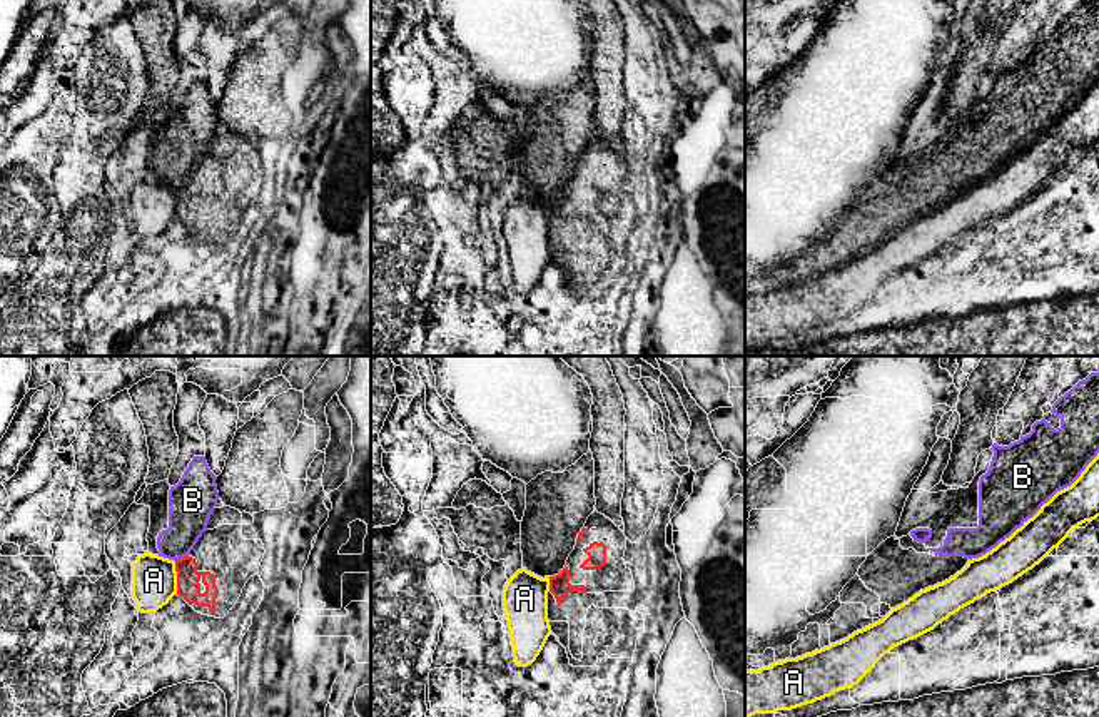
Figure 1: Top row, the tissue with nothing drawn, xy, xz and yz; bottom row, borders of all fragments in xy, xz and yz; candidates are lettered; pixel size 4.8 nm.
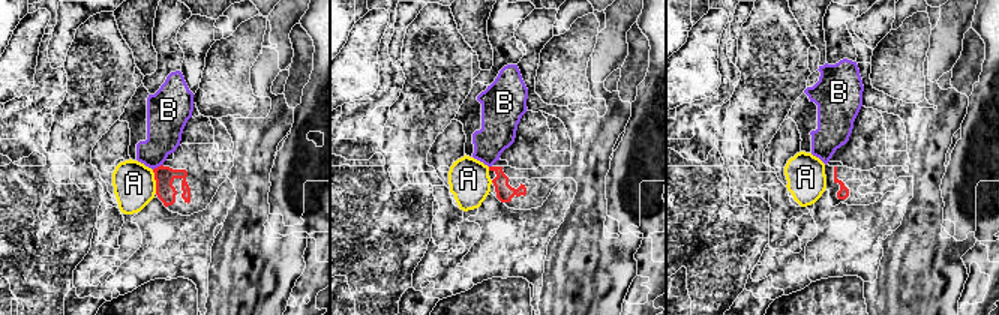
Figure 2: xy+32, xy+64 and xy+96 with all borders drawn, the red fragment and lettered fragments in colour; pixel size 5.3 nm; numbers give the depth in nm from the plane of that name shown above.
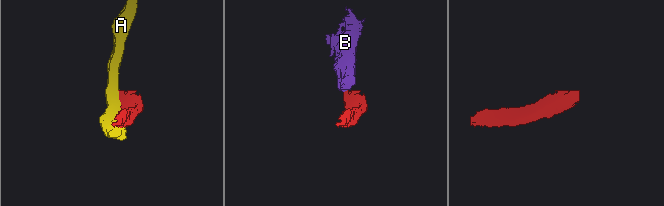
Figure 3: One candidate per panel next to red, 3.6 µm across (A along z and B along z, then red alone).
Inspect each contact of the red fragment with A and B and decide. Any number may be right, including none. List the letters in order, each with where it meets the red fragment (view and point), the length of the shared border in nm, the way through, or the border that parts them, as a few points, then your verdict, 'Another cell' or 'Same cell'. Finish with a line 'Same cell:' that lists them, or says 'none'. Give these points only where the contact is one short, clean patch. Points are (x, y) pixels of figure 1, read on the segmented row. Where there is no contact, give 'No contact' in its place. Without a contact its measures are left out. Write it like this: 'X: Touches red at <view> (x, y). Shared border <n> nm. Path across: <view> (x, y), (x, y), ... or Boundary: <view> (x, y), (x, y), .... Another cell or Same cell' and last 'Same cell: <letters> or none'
A: Touches red at xy (177, 577). Shared border 150 nm. Another cell
B: Touches red at xy (181, 559). Shared border 80 nm. Boundary: xy (187, 555), (174, 560). Another cell
Same cell: none

